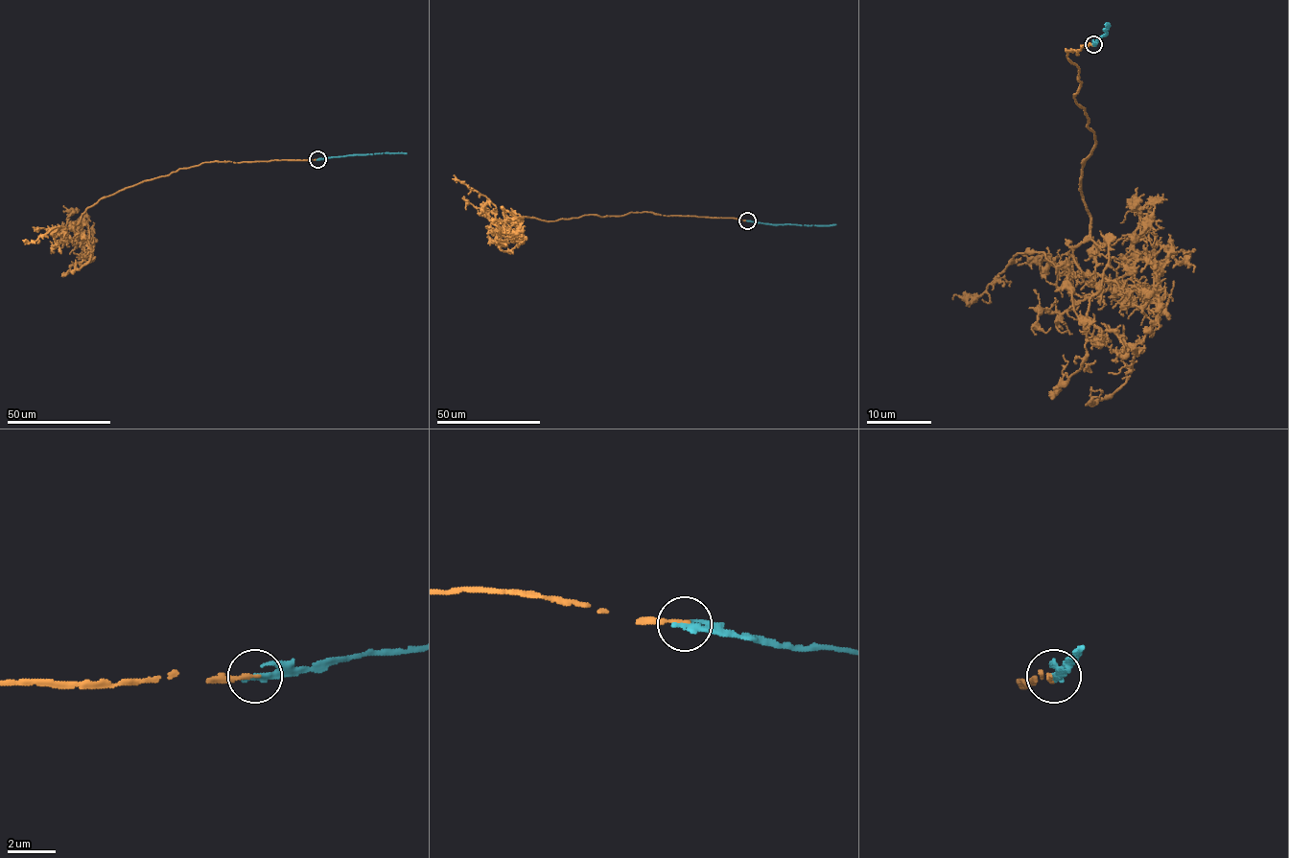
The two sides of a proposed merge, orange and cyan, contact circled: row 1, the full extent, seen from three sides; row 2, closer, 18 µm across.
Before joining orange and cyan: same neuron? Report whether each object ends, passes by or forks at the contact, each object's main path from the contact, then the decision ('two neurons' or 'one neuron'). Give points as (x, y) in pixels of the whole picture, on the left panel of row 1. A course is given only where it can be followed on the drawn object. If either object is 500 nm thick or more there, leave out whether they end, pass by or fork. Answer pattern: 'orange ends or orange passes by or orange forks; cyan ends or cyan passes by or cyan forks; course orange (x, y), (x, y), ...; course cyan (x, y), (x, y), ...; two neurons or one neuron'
orange ends; cyan ends; course orange (317, 159), (179, 168), (101, 197), (81, 216), (72, 238), (56, 226), (24, 242); course cyan (317, 159), (407, 153); one neuron

